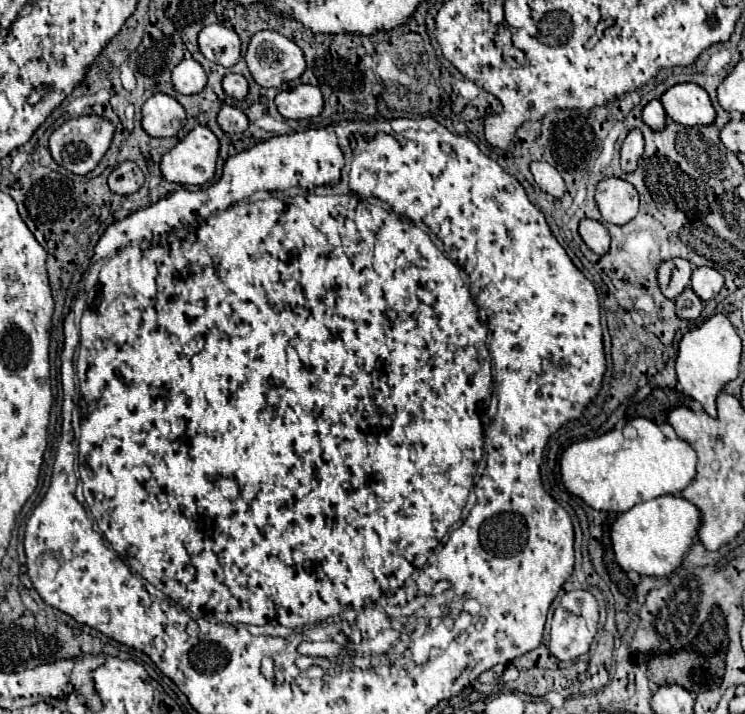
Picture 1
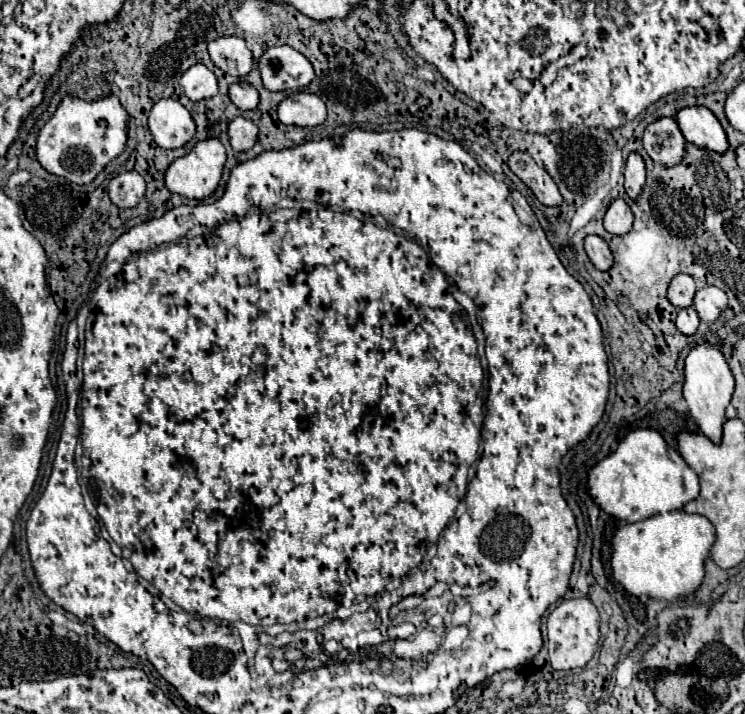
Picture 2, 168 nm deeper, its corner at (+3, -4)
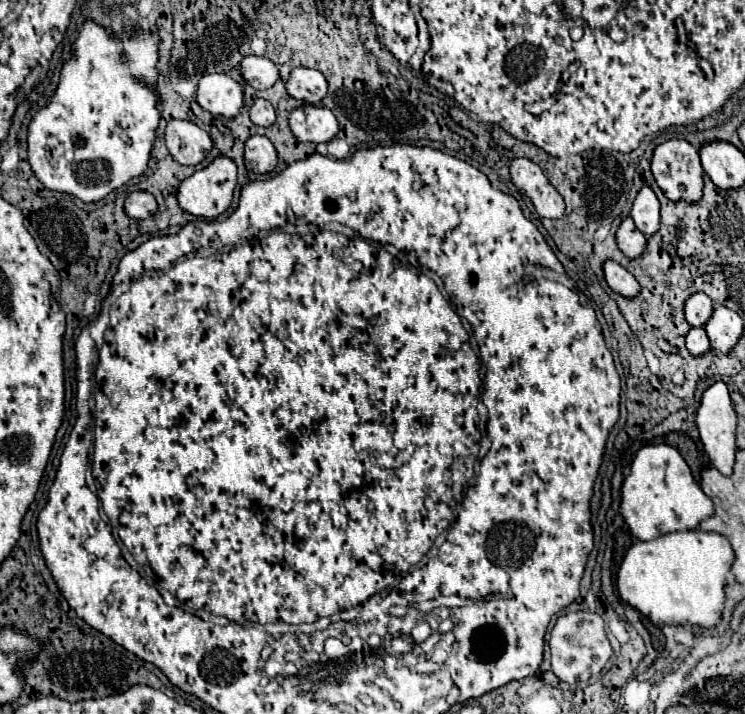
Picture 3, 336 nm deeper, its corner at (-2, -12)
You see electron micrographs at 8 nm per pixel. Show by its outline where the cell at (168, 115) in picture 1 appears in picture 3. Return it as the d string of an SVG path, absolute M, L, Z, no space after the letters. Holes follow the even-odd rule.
M171 120L165 128L165 146L179 164L199 164L213 142L205 130L189 120Z

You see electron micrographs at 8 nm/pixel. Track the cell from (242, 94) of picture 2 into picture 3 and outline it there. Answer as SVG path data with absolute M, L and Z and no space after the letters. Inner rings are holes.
M255 100L249 108L249 116L257 126L271 126L275 122L275 110L267 100Z

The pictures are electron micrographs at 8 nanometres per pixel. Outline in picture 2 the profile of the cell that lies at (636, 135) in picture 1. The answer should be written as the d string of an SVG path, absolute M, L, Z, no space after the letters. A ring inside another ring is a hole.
M630 154L626 160L626 170L624 170L624 188L626 194L632 200L638 200L638 196L642 194L644 182L646 182L646 170L644 170L644 160L640 154Z

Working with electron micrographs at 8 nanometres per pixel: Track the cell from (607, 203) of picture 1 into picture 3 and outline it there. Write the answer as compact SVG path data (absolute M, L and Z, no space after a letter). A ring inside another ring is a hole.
M627 216L617 228L617 246L627 258L637 258L645 250L645 236L637 230L633 220Z

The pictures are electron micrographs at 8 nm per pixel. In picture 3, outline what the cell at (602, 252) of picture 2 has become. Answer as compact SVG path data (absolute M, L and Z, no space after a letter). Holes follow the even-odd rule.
M615 260L603 262L603 276L609 284L609 288L621 296L635 296L639 292L639 282Z

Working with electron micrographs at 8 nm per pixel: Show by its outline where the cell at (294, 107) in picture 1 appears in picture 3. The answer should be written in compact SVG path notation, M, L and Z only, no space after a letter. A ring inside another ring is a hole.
M305 104L301 108L295 108L289 116L291 132L301 142L329 142L337 132L339 124L335 114L325 106Z

